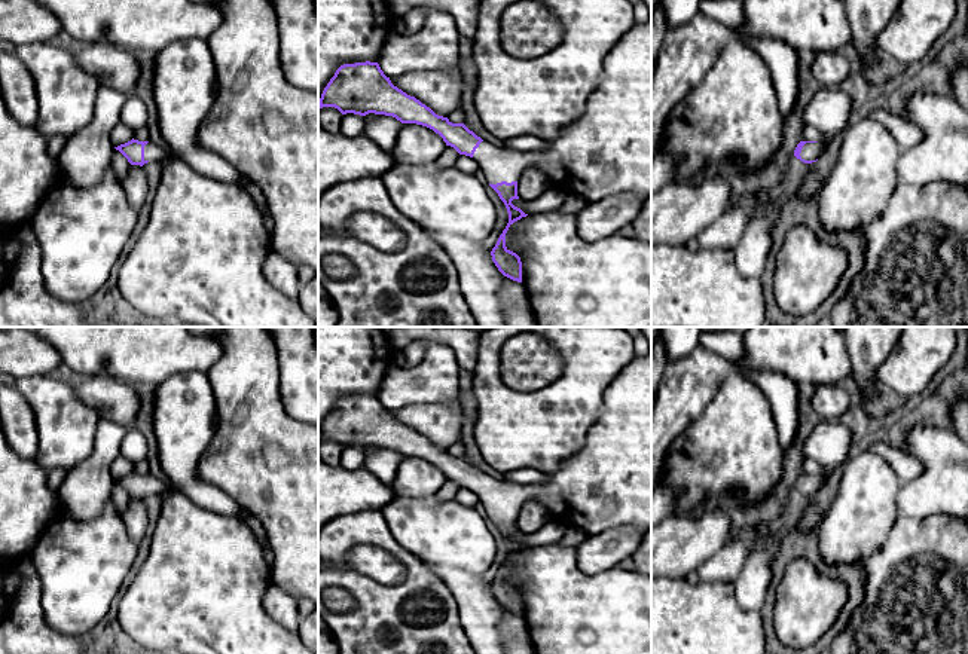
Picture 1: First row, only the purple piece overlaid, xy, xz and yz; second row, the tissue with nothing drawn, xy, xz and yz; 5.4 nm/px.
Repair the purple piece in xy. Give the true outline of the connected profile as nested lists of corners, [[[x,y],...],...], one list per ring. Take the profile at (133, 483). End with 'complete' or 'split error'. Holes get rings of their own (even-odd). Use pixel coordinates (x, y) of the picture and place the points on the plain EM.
[[[134,471],[114,482],[119,483],[131,498],[140,499],[143,499],[149,493],[158,495],[159,498],[165,498],[170,492],[177,490],[170,480],[165,483],[155,476],[138,474]]] | split error

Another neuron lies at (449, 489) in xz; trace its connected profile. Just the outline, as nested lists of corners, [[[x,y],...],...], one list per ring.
[[[448,479],[436,495],[440,501],[455,499],[458,490],[459,486],[454,480]]]

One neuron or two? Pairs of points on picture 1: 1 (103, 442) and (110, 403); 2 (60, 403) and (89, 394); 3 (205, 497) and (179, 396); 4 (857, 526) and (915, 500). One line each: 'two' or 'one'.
1: two
2: two
3: one
4: two

